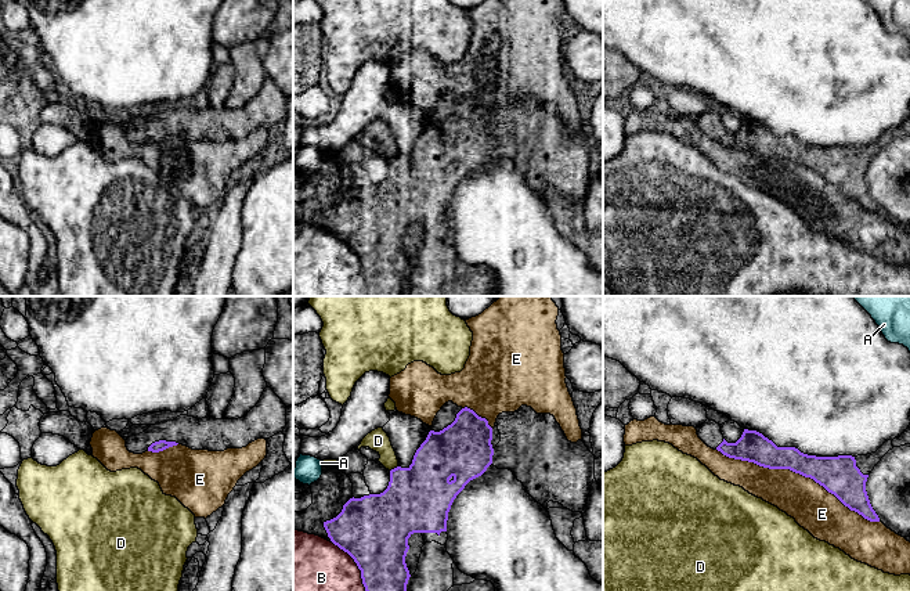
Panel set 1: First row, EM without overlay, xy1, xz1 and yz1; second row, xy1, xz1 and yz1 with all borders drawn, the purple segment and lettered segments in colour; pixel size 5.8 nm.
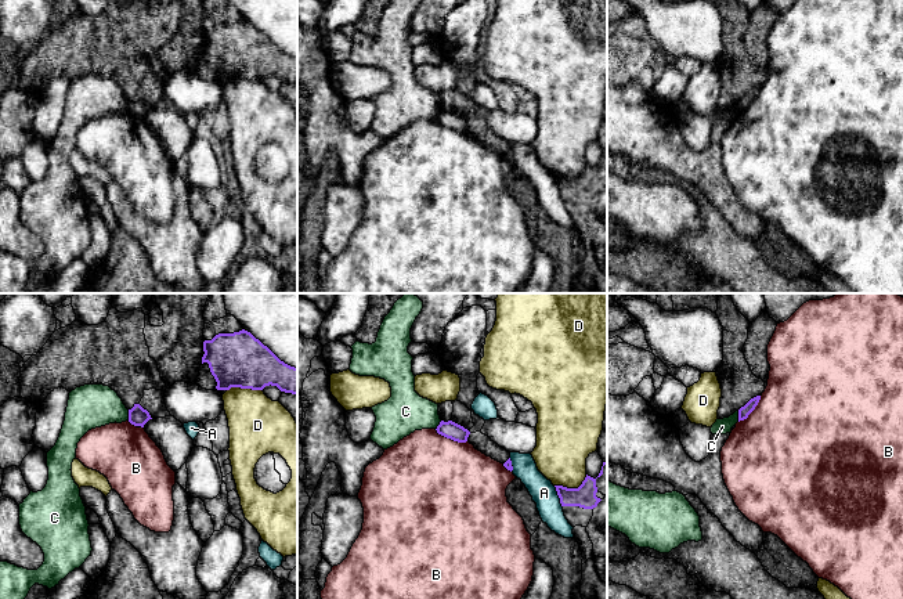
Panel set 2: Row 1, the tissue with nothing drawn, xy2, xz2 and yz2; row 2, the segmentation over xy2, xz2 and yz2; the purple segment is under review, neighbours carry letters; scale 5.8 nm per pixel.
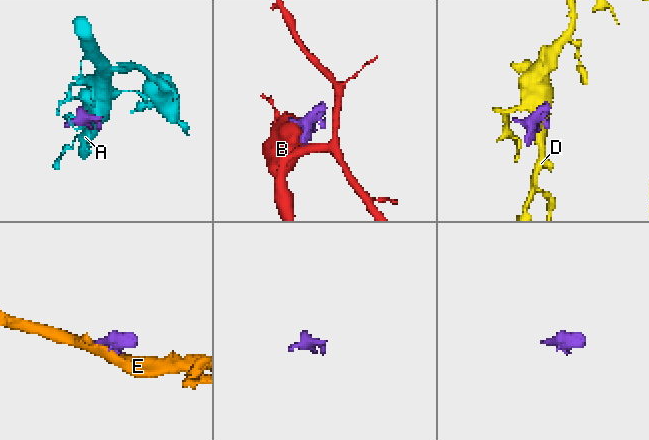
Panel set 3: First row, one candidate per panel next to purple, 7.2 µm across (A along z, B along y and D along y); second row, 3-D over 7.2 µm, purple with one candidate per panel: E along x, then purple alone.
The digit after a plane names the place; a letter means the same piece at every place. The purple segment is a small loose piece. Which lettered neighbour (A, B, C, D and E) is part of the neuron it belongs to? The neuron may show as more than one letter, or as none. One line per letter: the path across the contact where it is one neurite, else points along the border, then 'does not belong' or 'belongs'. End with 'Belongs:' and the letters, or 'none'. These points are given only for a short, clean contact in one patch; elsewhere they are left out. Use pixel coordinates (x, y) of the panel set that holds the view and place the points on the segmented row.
A: does not belong
B: does not belong
C: border along xy2 (127, 410), (129, 419); does not belong
D: does not belong
E: does not belong
Belongs: none

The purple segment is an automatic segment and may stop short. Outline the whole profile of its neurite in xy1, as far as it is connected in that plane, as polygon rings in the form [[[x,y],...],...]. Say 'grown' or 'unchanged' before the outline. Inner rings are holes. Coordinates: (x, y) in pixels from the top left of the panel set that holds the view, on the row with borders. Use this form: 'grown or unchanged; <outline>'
grown; [[[266,388],[259,403],[242,418],[216,419],[180,415],[173,421],[151,425],[145,432],[126,439],[130,453],[159,453],[183,444],[192,450],[224,451],[242,448],[257,439],[270,439],[286,426],[286,406]]]

